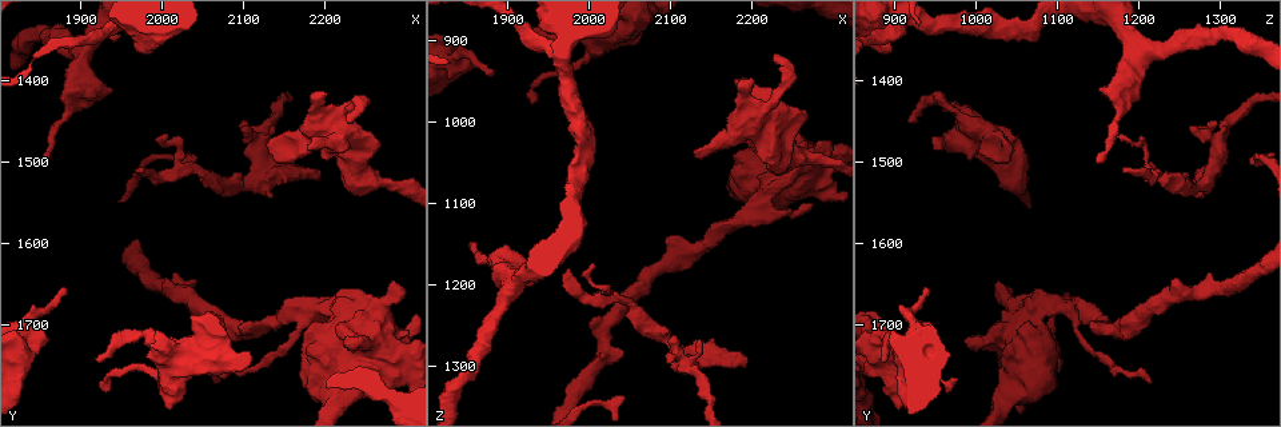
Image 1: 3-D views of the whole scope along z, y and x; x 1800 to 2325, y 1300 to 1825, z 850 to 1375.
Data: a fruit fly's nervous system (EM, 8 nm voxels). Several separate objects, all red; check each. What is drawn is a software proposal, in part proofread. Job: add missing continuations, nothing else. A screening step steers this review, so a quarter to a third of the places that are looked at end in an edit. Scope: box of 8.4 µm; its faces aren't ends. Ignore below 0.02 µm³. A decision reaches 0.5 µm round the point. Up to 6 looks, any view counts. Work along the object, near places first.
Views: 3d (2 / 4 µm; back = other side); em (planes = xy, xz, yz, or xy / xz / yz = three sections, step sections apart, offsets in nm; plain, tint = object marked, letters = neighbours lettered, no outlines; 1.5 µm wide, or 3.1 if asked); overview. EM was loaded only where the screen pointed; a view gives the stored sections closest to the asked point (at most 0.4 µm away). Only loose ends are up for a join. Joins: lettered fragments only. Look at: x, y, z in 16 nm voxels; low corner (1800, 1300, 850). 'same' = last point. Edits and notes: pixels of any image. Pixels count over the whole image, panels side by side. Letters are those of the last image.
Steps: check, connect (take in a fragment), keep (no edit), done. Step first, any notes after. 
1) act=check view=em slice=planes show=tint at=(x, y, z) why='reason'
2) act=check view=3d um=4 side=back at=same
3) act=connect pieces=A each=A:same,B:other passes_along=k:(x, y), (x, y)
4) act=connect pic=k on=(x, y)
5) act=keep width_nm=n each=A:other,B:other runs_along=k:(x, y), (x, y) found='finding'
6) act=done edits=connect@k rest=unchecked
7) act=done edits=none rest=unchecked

act=check view=3d um=4 at=(1930, 1765, 975) why='free end'

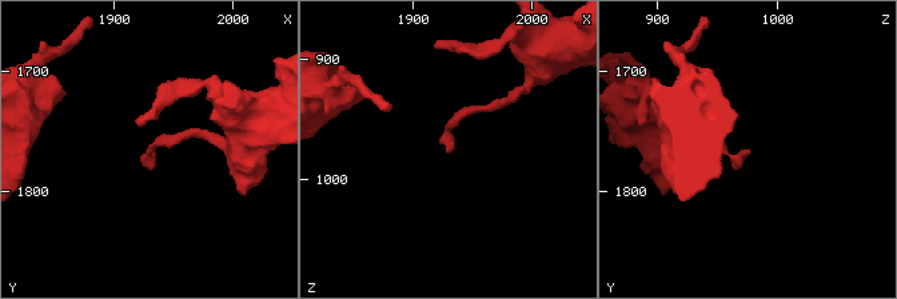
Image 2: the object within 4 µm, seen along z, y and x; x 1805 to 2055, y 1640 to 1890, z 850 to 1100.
act=check view=em slice=planes show=letters at=(1928, 1766, 976) why='now the EM'

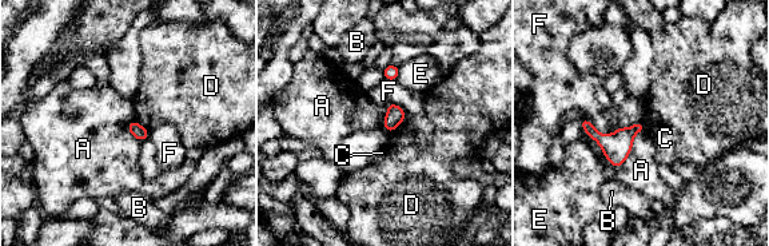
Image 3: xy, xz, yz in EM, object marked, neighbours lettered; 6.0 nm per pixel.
act=keep each=A:other,B:other,C:other,D:other,E:other,F:other border=3:(645, 130), (616, 169) found='no lettered fragment goes on from it'

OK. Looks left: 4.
act=check view=3d um=4 side=back at=(1880, 1655, 935) why='branch stops here'

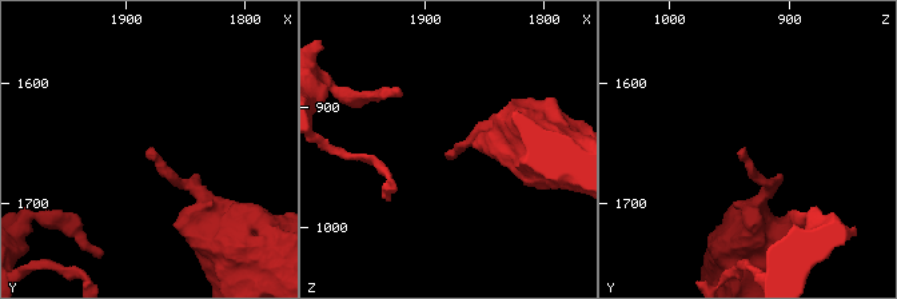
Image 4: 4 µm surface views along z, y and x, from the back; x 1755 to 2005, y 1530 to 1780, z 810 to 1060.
act=check view=em slice=planes show=letters at=(1878, 1654, 936)

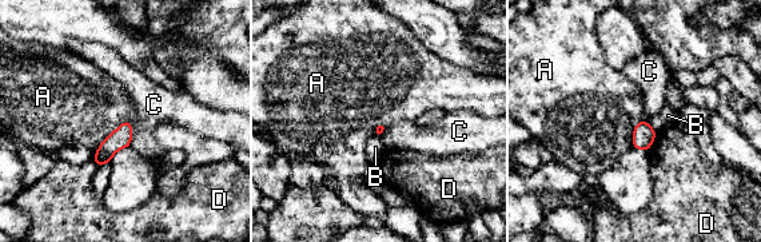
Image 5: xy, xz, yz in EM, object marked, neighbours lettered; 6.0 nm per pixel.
act=keep each=A:other,B:other,C:other,D:other found='no lettered fragment goes on from it'

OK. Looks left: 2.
act=done edits=none rest=unchecked

